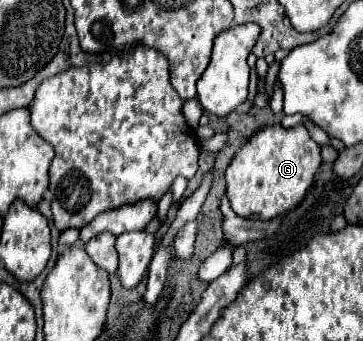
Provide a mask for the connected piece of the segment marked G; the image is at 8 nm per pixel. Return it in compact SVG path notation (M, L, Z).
M266 126L252 134L226 168L226 196L242 218L272 220L300 204L320 166L320 146L304 126Z

